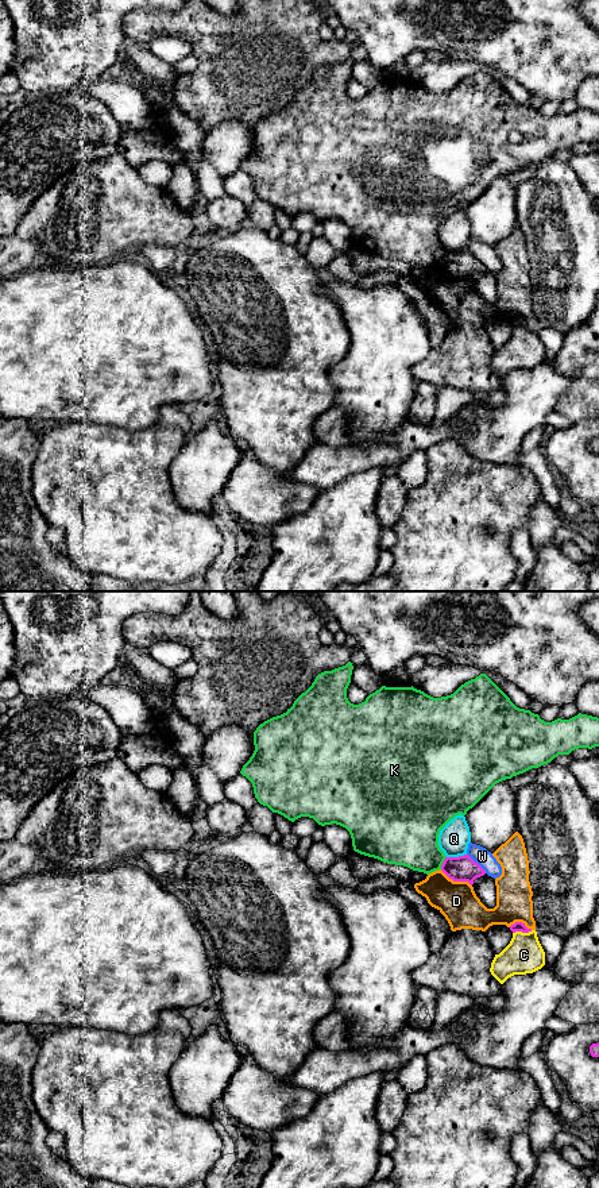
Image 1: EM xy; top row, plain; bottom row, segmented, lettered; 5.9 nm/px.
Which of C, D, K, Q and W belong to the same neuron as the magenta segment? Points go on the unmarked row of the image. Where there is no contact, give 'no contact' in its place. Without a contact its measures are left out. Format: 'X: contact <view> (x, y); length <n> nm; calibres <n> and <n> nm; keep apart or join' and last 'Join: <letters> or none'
C: contact xy (522, 327); length 120 nm; calibres 60 and 220 nm; keep apart
D: contact xy (456, 276); length 220 nm; calibres 160 and 240 nm; keep apart
K: contact xy (443, 258); length 90 nm; calibres 160 and 340 nm; keep apart
Q: contact xy (456, 253); length 120 nm; calibres 160 and 190 nm; keep apart
W: contact xy (476, 258); length 170 nm; calibres 160 and 100 nm; keep apart
Join: none

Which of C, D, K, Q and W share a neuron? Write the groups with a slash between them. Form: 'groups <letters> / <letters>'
groups C / D / K / Q / W

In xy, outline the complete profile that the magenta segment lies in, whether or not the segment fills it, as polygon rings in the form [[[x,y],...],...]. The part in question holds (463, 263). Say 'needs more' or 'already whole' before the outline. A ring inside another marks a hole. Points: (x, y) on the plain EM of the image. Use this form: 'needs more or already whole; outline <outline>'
already whole; outline [[[468,250],[445,252],[441,266],[453,277],[468,277],[471,281],[476,273],[486,269],[486,266]]]

